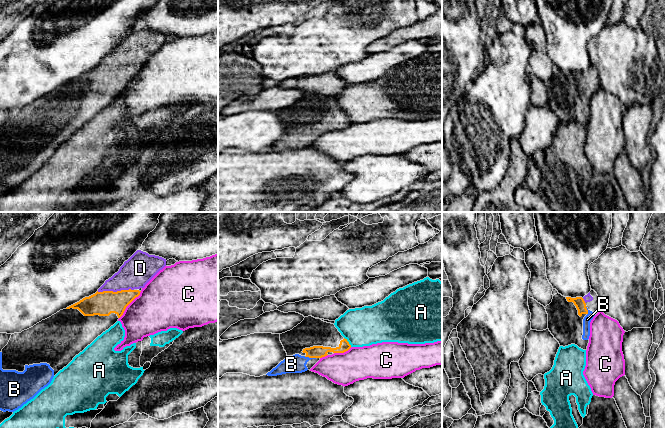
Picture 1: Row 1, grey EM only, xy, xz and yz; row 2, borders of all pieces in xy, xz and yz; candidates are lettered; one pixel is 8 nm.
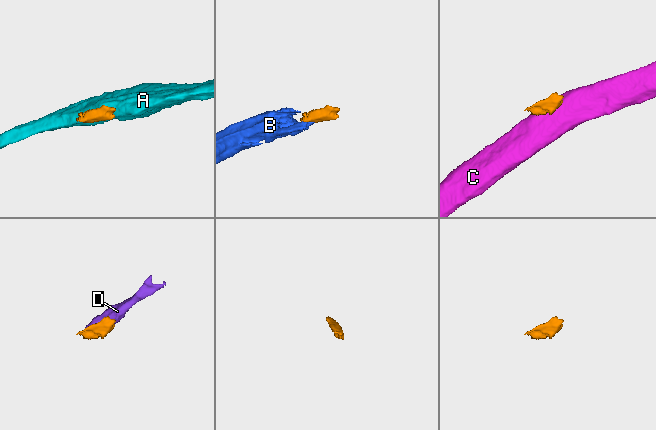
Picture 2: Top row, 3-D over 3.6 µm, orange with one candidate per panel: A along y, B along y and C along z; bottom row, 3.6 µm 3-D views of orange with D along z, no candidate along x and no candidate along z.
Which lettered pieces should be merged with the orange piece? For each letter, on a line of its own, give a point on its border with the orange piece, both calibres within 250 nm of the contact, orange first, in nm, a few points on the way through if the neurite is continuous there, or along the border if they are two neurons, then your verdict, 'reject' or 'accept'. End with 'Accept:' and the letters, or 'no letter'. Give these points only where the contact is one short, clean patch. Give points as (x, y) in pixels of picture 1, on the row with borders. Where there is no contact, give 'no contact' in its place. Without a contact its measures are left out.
A: meets orange in xz at (348, 342); 100 nm thick on the orange side, 300 nm on the other; border along xz (344, 337), (351, 346); reject
B: meets orange in xz at (310, 357); 100 nm thick on the orange side, 140 nm on the other; runs through xz (316, 351), (310, 357), (297, 364), (291, 364); accept
C: meets orange in xy at (128, 304); 190 nm thick on the orange side, 380 nm on the other; border along xy (141, 291), (126, 307), (119, 318); reject
D: meets orange in xy at (115, 292); 190 nm thick on the orange side, 240 nm on the other; runs through xy (104, 303), (115, 292), (137, 271); accept
Accept: B, D

